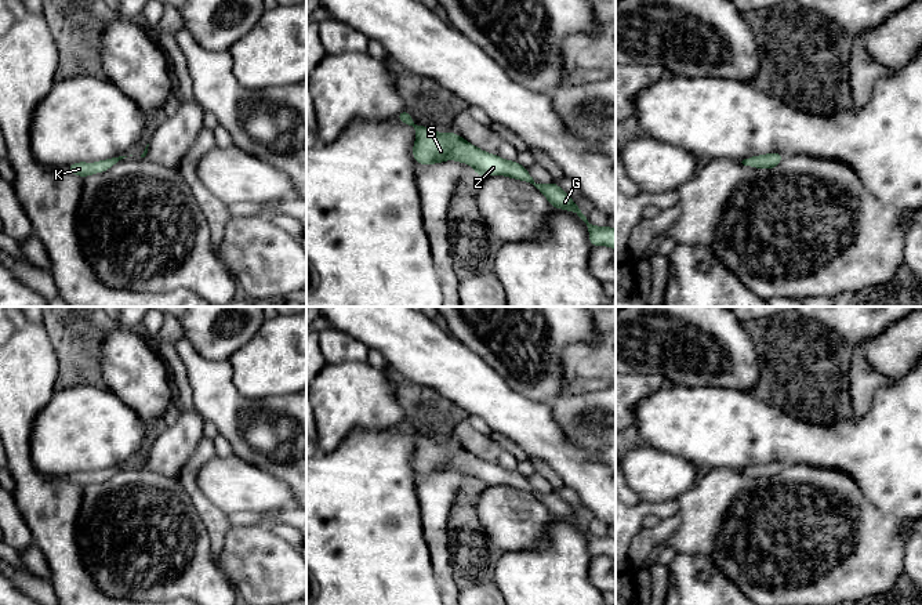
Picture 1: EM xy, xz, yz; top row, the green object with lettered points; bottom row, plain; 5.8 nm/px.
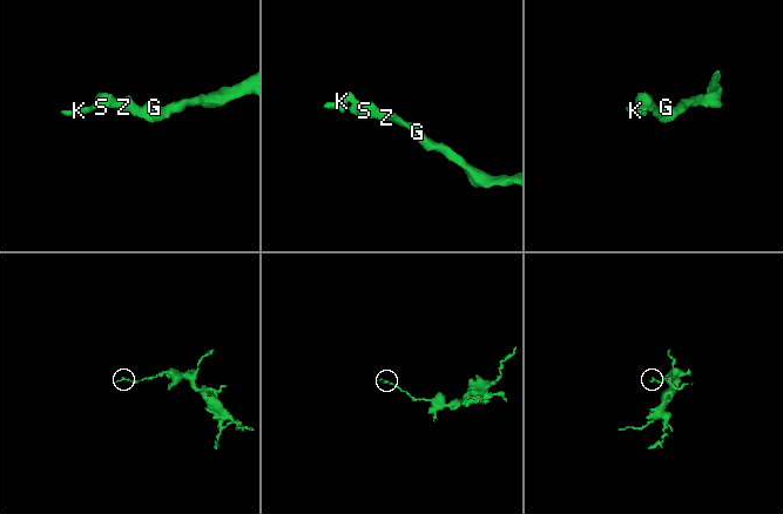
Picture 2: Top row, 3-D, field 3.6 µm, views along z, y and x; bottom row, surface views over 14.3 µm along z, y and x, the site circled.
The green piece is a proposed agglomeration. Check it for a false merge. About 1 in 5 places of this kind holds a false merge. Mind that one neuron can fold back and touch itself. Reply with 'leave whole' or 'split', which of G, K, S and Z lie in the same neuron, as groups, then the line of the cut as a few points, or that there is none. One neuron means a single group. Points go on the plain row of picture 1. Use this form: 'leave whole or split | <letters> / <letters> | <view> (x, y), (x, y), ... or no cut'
leave whole | G K S Z | no cut

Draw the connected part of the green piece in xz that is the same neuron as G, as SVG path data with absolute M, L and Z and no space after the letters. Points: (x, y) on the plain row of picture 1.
M402 420L398 428L413 436L417 446L413 454L413 467L420 474L435 474L446 470L457 470L473 477L475 483L505 485L515 489L533 493L549 511L551 517L576 522L588 536L589 553L596 555L609 555L616 559L616 537L596 536L588 532L570 504L559 497L553 490L549 493L536 493L529 479L516 470L505 470L497 464L484 461L469 453L455 442L436 442L426 435L417 435L409 421Z

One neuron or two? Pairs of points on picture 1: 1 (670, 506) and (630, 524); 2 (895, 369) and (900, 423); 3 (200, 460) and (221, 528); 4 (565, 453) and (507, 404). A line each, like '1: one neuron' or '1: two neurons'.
1: one neuron
2: two neurons
3: one neuron
4: one neuron

